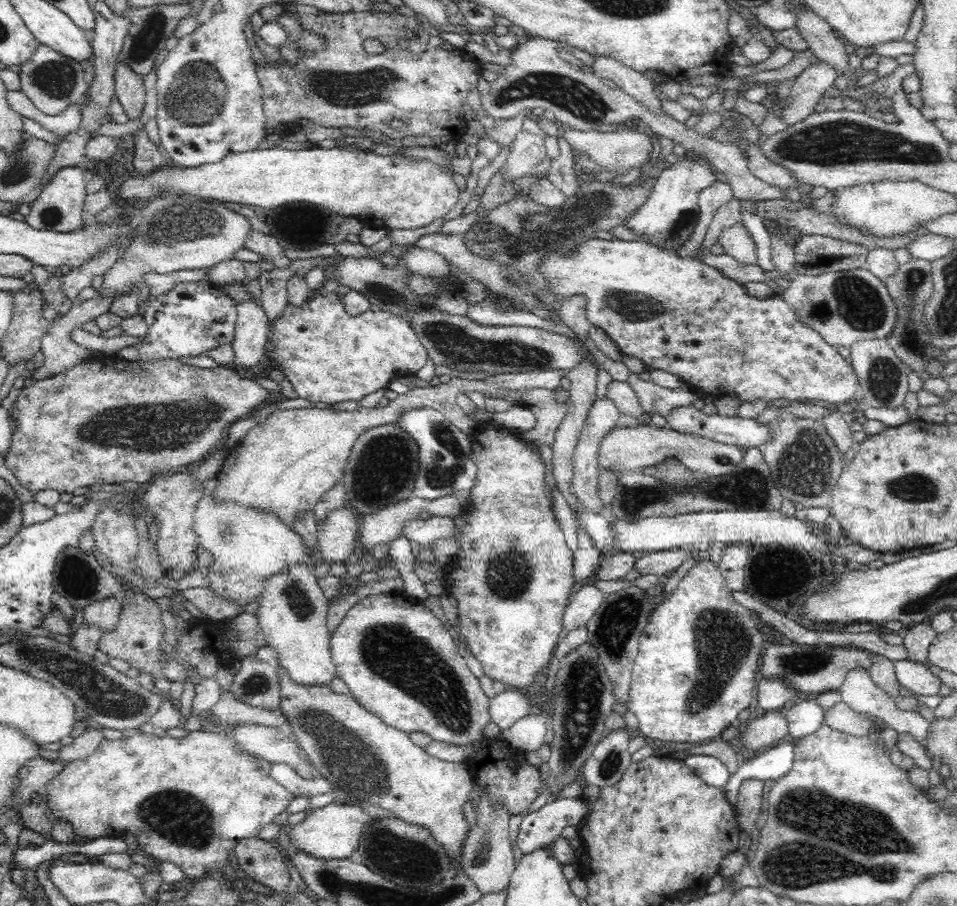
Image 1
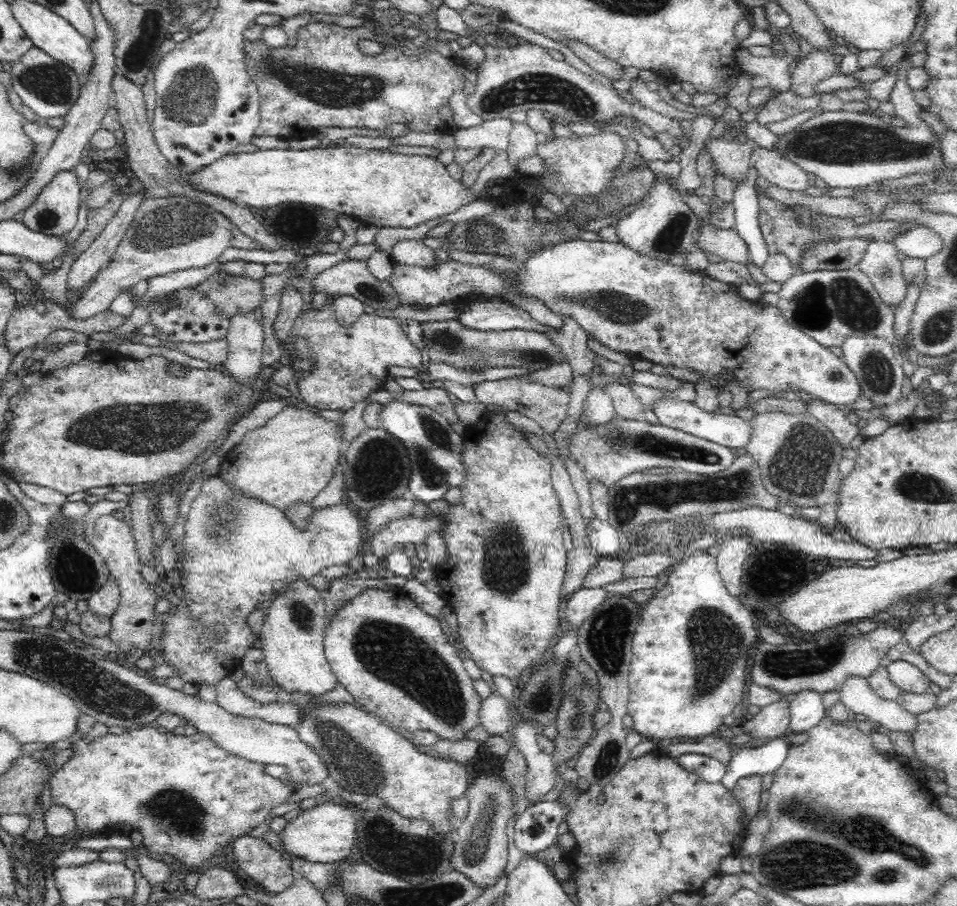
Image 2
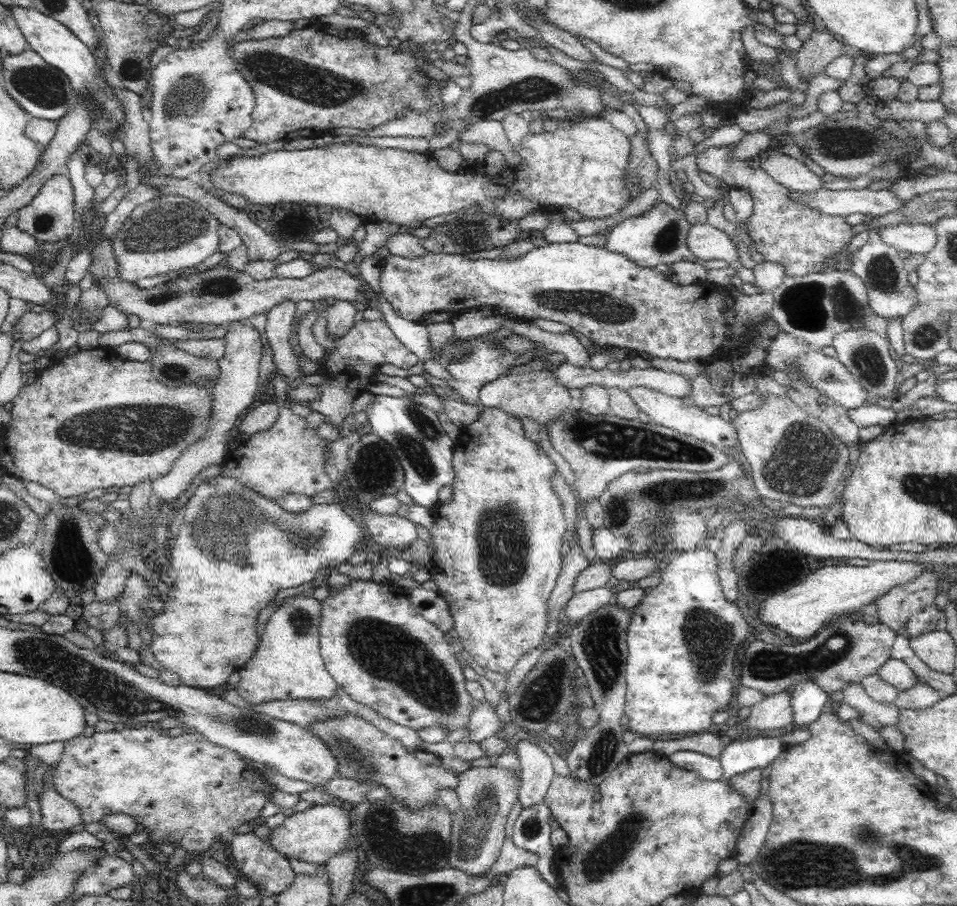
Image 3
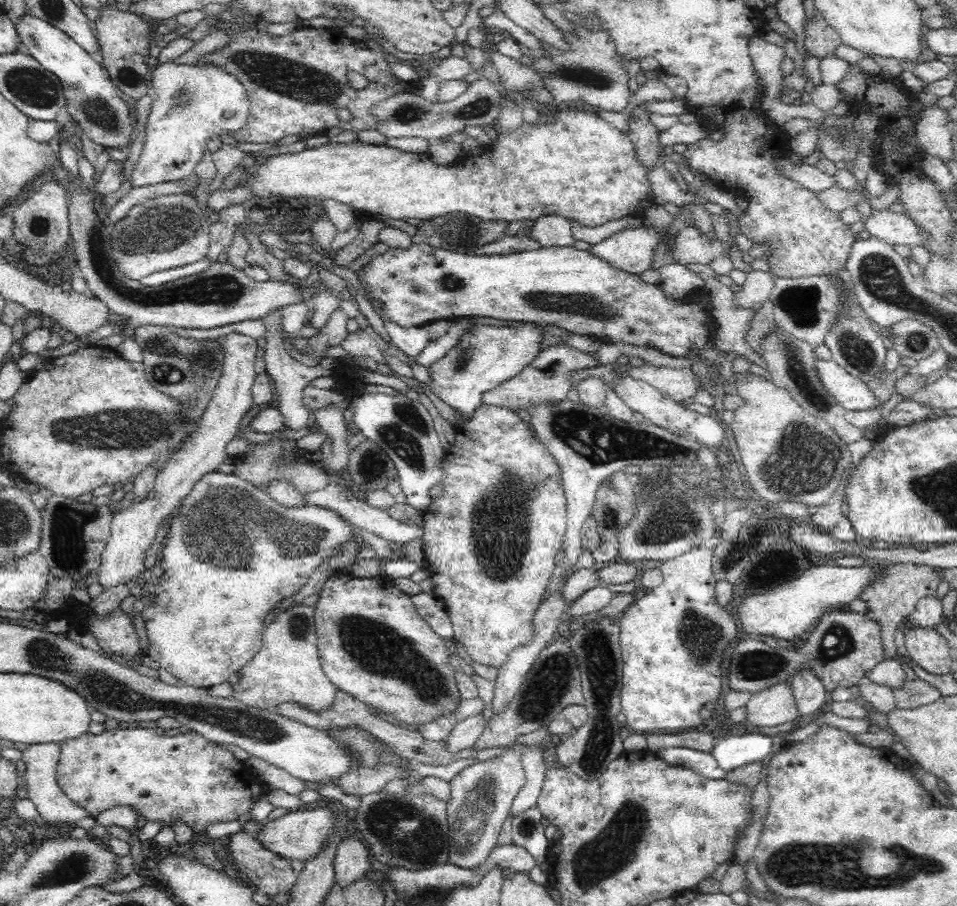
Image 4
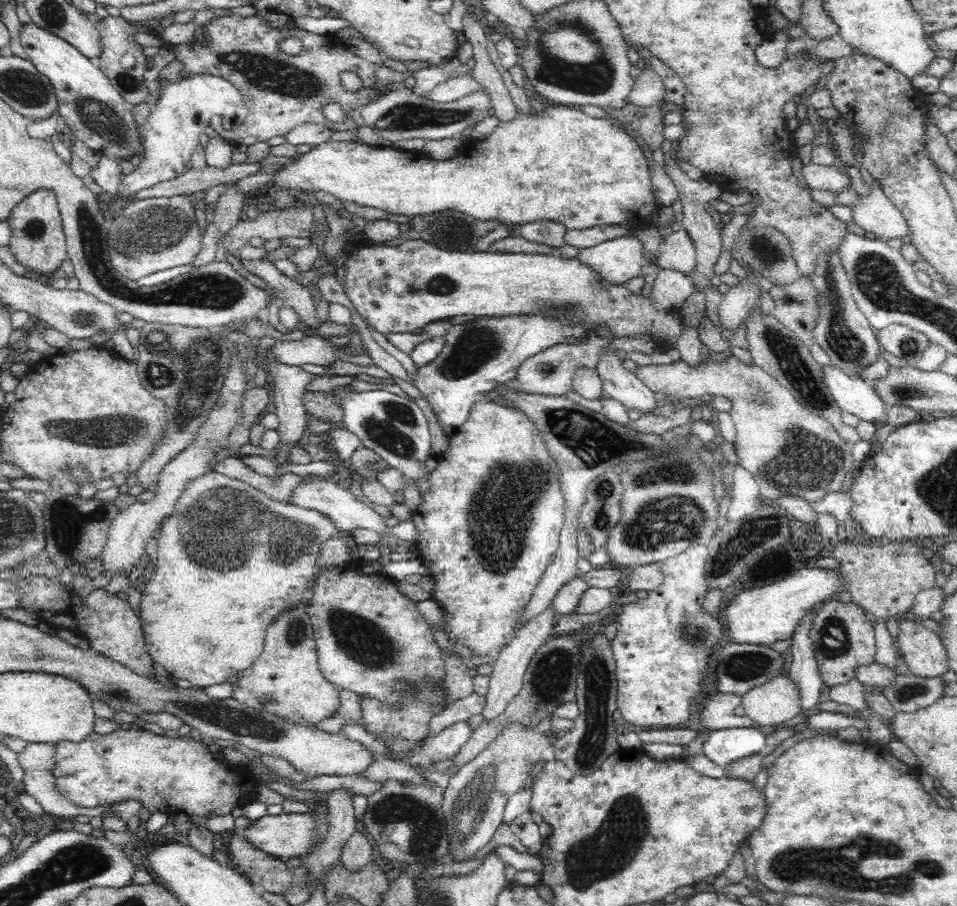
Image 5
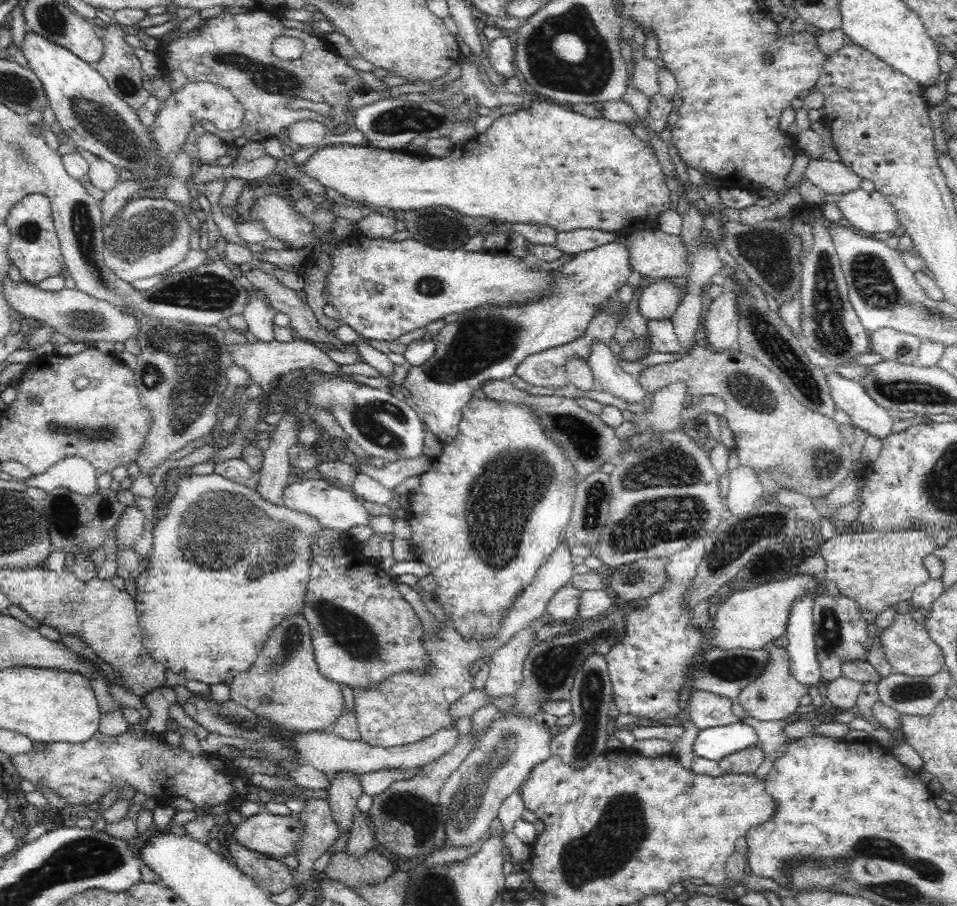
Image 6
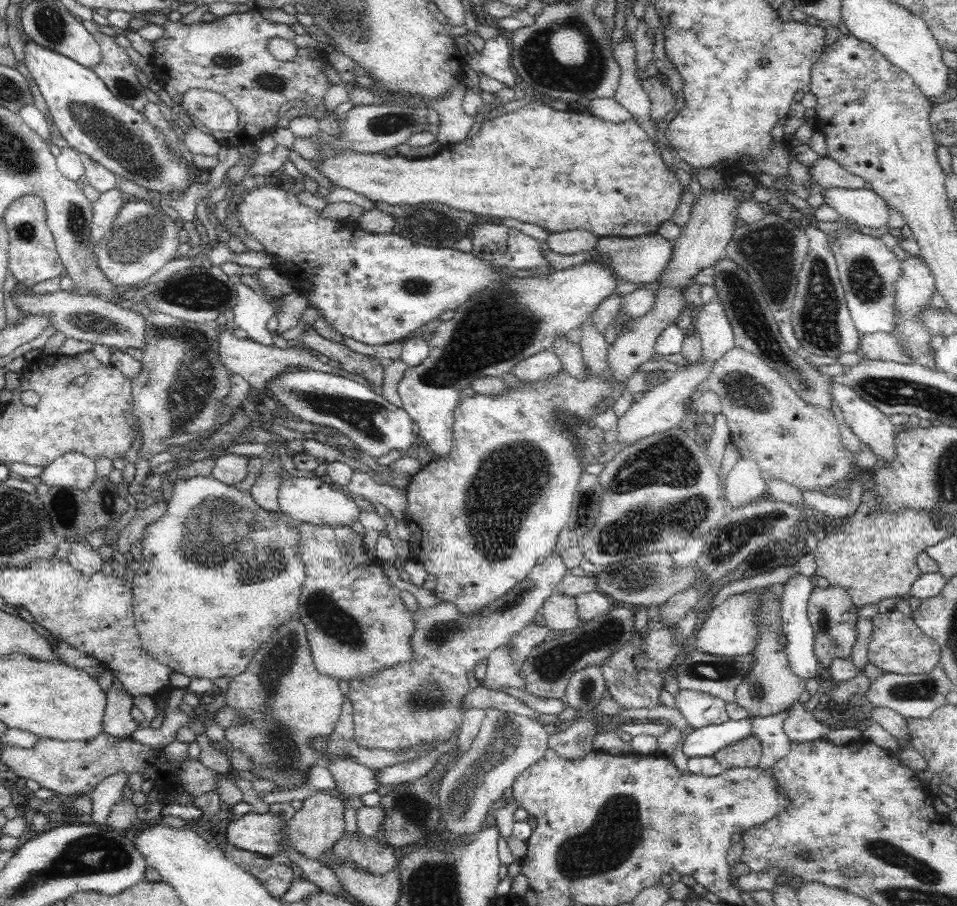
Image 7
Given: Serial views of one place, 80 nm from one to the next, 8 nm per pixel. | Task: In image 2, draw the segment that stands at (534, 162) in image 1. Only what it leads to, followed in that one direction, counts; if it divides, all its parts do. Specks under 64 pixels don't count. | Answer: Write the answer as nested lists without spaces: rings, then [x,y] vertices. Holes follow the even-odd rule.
[[[511,121],[507,154],[512,166],[517,168],[520,160],[536,156],[534,153],[535,144],[538,142],[536,133],[528,123]]]

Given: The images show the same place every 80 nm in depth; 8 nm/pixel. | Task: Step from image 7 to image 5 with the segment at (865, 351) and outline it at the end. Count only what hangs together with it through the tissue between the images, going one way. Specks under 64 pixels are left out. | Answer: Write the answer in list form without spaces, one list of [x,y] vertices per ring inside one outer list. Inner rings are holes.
[[[890,324],[873,333],[881,352],[888,352],[894,358],[913,366],[922,358],[922,353],[930,344],[922,332],[904,328],[899,324]]]

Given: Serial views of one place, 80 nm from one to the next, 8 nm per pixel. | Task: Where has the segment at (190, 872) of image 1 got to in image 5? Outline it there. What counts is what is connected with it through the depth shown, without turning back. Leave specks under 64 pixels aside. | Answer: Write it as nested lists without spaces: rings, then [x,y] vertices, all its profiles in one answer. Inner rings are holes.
[[[119,729],[108,736],[92,732],[78,743],[62,741],[55,748],[52,779],[58,792],[72,804],[80,807],[95,807],[103,804],[138,800],[150,814],[162,812],[185,812],[193,818],[207,814],[228,815],[235,808],[244,808],[244,795],[254,794],[258,780],[246,765],[226,761],[222,751],[209,752],[201,745],[196,734],[178,738],[156,735],[146,729]]]

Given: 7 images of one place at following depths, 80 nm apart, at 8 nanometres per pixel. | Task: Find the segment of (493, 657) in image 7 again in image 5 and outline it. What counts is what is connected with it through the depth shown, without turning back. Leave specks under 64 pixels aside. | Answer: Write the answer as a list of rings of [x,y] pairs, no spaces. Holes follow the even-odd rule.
[[[546,608],[542,614],[528,620],[522,629],[516,631],[510,644],[506,644],[502,650],[498,653],[498,658],[492,666],[492,674],[490,674],[490,683],[488,686],[488,694],[485,698],[485,708],[482,710],[480,716],[482,716],[483,722],[490,722],[494,718],[500,716],[508,706],[508,702],[513,700],[522,689],[523,678],[532,656],[536,654],[536,650],[550,640],[550,630],[554,628],[553,621],[554,612],[549,608]]]

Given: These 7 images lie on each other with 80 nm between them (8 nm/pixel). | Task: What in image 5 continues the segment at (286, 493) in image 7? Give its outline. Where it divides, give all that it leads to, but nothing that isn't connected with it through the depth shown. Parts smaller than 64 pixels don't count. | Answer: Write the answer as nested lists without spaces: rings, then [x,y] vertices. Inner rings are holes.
[[[326,480],[302,481],[298,486],[292,489],[292,492],[287,498],[287,502],[292,506],[300,506],[306,510],[314,510],[324,518],[331,520],[332,526],[335,530],[340,530],[344,534],[354,530],[355,528],[367,528],[374,530],[384,539],[395,538],[400,543],[416,544],[419,537],[419,529],[412,519],[404,520],[400,523],[388,527],[384,523],[384,519],[374,509],[356,499],[356,496],[351,491],[343,488],[338,483]]]

